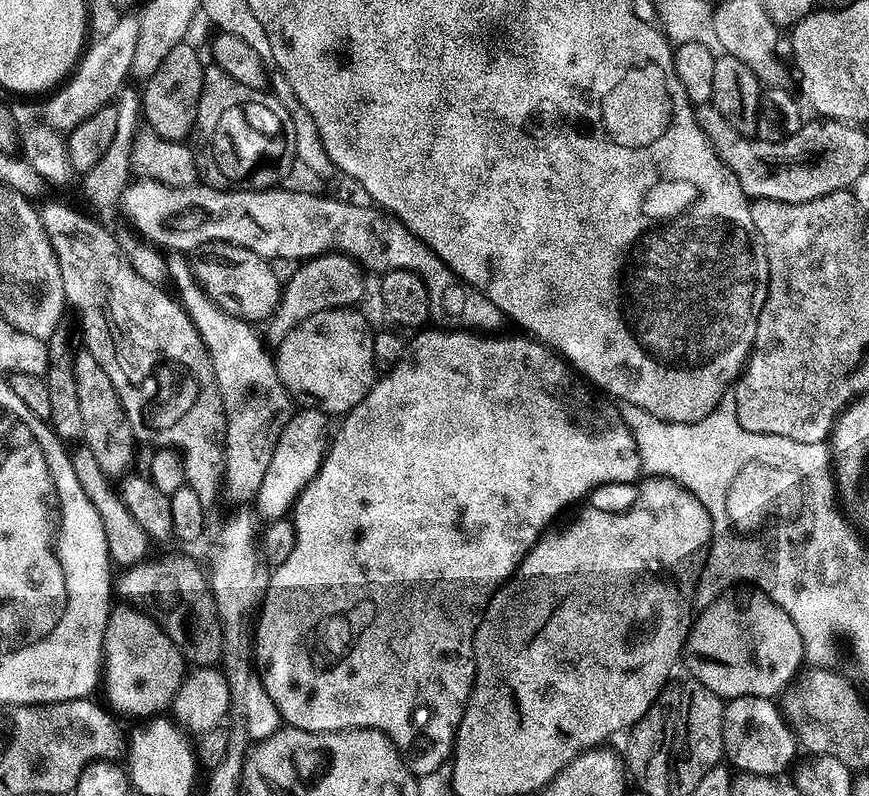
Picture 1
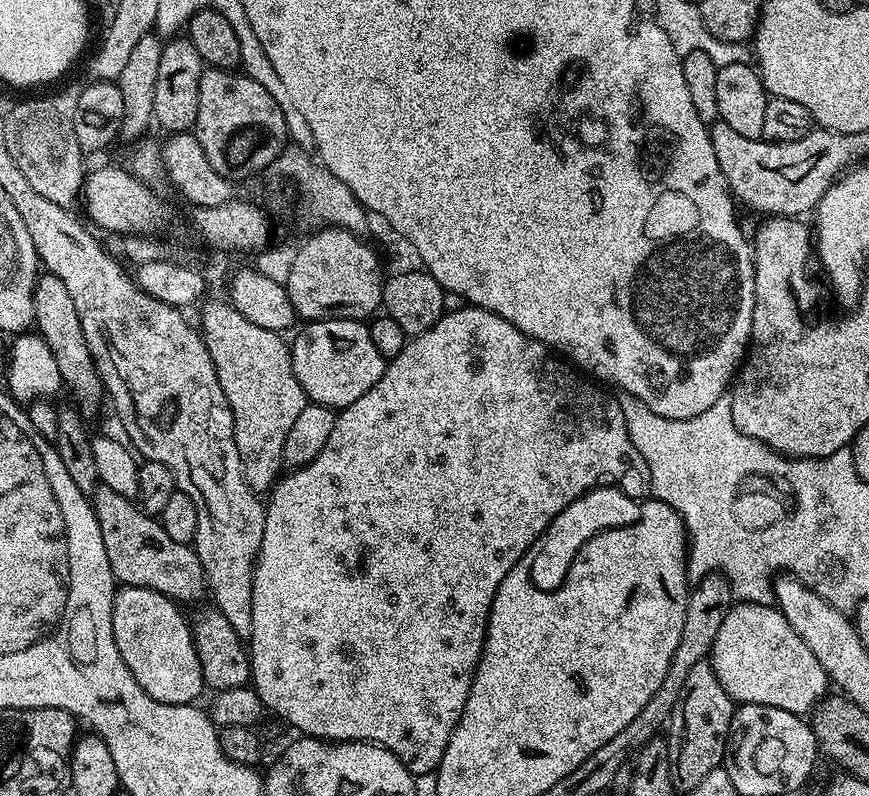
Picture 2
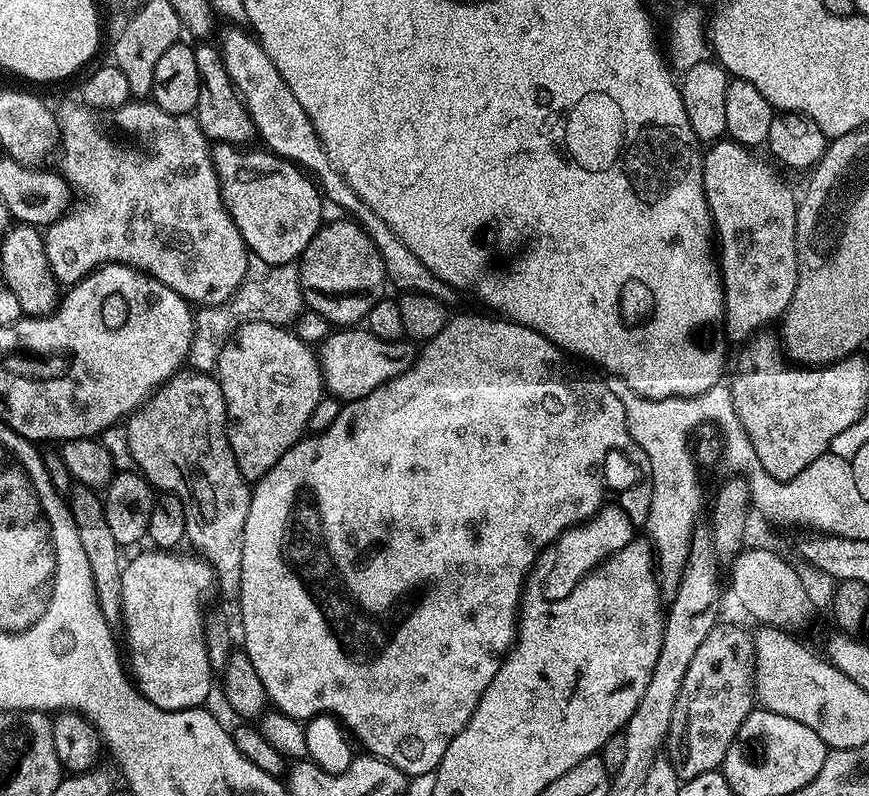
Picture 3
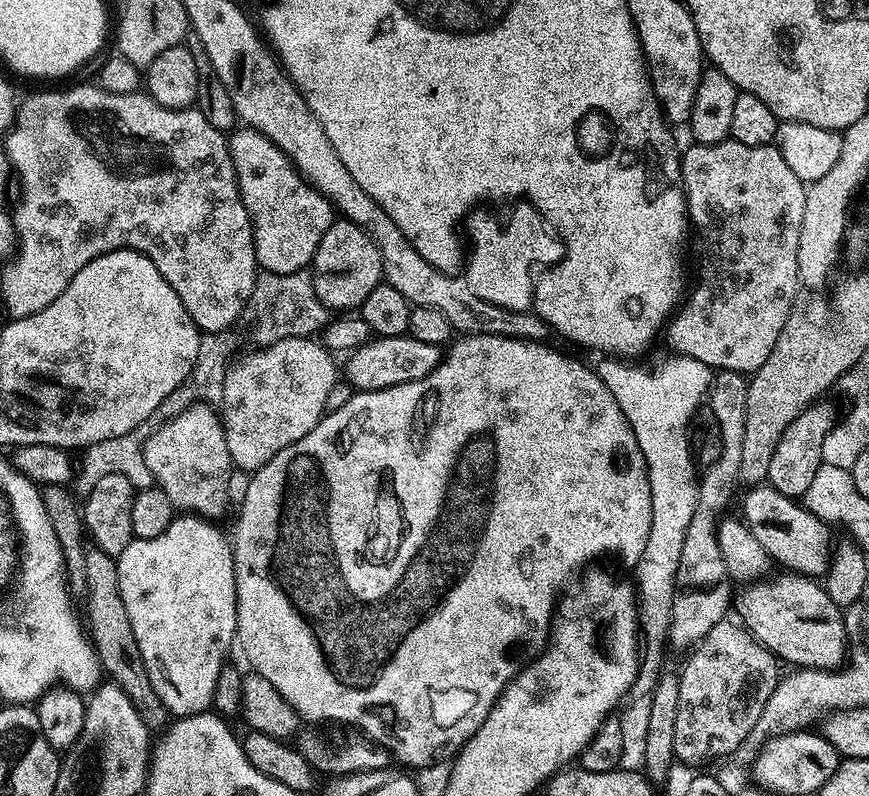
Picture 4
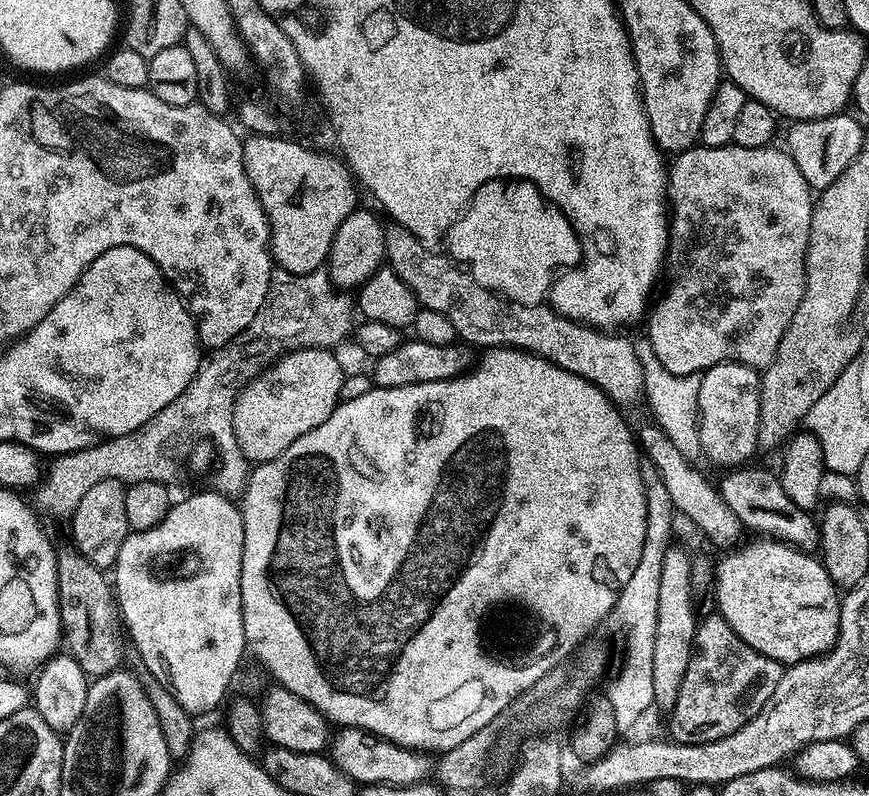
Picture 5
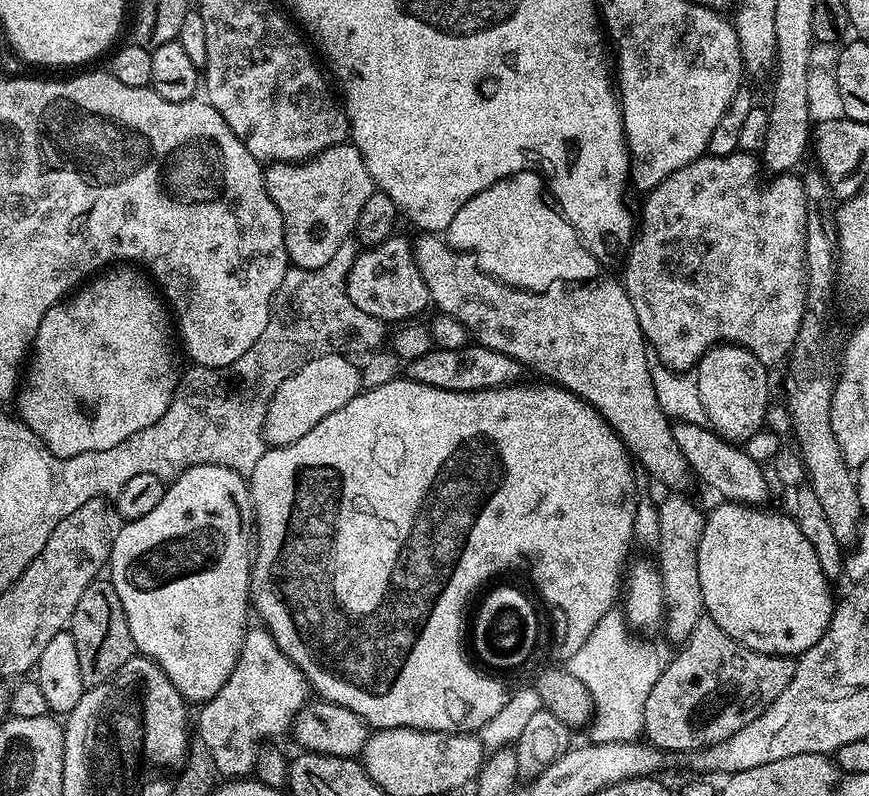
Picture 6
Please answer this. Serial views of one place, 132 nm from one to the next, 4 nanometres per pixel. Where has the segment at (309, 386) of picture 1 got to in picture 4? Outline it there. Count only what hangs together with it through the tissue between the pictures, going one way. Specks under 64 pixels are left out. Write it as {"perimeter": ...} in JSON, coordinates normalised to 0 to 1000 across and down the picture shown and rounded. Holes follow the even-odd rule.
{"perimeter":[[[436,422],[425,425],[414,437],[410,437],[399,448],[399,481],[406,489],[417,492],[429,492],[449,485],[458,485],[463,480],[490,475],[503,462],[509,451],[509,437],[504,432],[481,430],[481,425],[471,422]]]}

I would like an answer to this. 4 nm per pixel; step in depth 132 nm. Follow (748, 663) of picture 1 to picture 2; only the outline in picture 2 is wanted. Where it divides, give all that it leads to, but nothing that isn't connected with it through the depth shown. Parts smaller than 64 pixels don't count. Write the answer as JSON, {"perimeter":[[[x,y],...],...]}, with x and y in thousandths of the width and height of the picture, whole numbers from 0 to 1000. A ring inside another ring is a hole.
{"perimeter":[[[843,758],[819,808],[817,833],[831,867],[852,884],[880,884],[924,901],[955,869],[951,842],[888,759]]]}

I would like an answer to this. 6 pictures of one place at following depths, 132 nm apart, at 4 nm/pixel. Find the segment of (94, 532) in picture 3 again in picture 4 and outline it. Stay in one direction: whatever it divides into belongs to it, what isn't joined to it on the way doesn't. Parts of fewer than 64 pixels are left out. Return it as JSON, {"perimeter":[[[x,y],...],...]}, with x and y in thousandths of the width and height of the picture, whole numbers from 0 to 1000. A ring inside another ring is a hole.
{"perimeter":[[[106,686],[98,692],[97,696],[98,711],[94,715],[94,727],[97,726],[97,734],[101,737],[101,779],[99,774],[99,784],[104,790],[104,803],[106,809],[110,813],[110,820],[115,827],[115,838],[119,848],[123,851],[128,858],[135,859],[136,863],[145,872],[145,877],[150,877],[150,882],[154,882],[154,892],[159,892],[159,897],[163,902],[163,907],[173,917],[184,917],[194,908],[196,897],[191,892],[191,887],[186,887],[186,877],[182,877],[182,872],[177,872],[177,857],[173,857],[173,847],[168,847],[168,832],[163,832],[163,817],[159,817],[159,807],[154,802],[154,790],[150,786],[150,771],[145,766],[145,756],[140,756],[140,741],[136,741],[136,716],[133,715],[133,700],[128,698],[112,686]]]}

